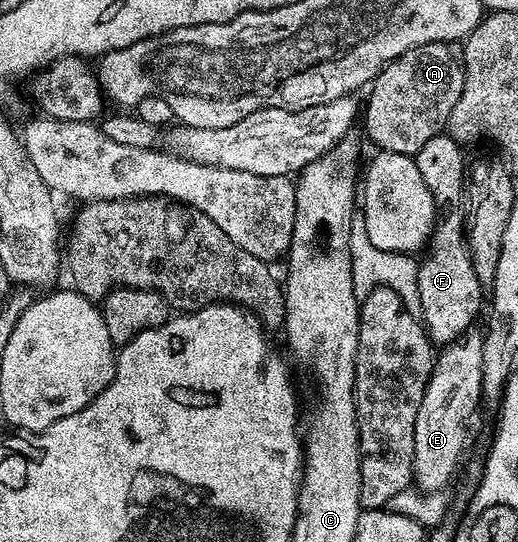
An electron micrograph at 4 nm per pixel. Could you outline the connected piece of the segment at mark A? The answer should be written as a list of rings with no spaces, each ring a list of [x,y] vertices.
[[[434,42],[426,46],[418,46],[414,50],[406,50],[406,54],[397,60],[391,60],[376,76],[370,85],[372,93],[368,96],[368,105],[362,108],[362,124],[368,136],[377,145],[377,149],[385,152],[397,152],[414,157],[422,146],[435,136],[445,131],[450,110],[462,98],[464,85],[464,49],[459,43]]]

